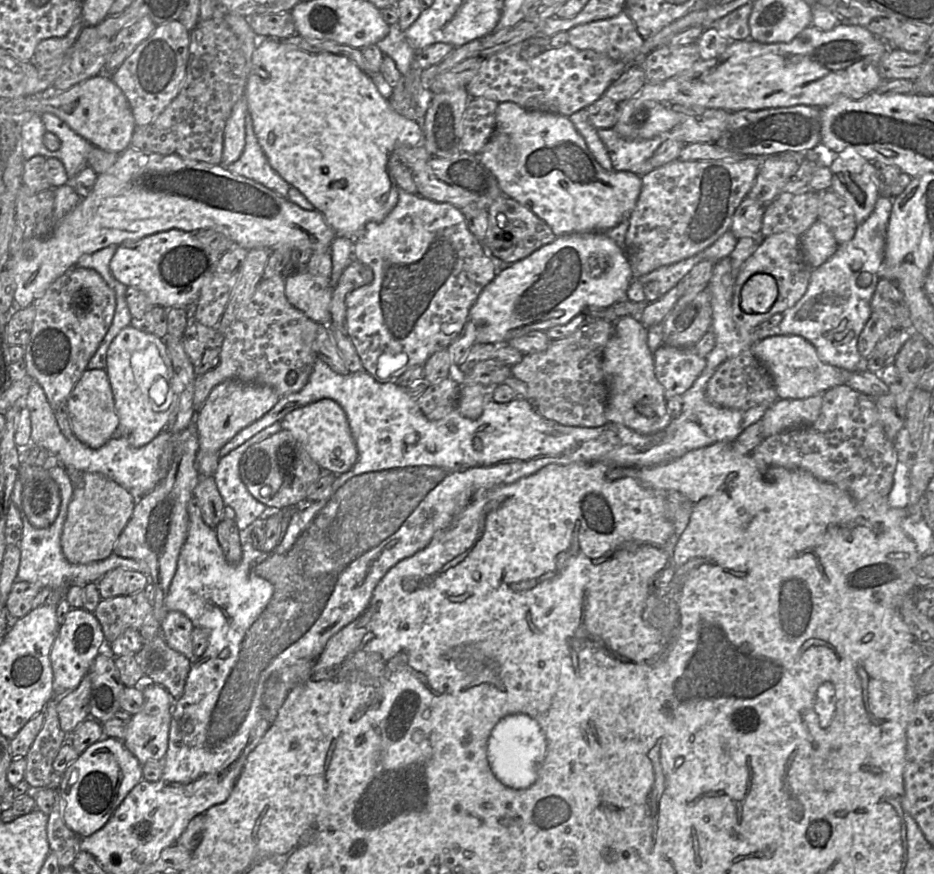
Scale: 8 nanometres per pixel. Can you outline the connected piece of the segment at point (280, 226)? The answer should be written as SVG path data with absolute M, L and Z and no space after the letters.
M128 147L124 152L119 154L115 164L105 173L97 175L96 182L91 192L85 198L82 198L77 206L67 213L57 226L53 227L52 232L45 238L31 238L23 240L19 249L14 255L9 258L7 262L7 270L12 275L15 282L14 299L20 309L26 308L34 303L34 301L46 290L48 287L67 270L74 267L77 261L86 254L94 253L110 245L119 245L126 241L138 240L145 236L155 234L157 232L168 231L171 229L178 229L185 232L195 232L199 230L211 229L223 234L226 238L235 243L236 246L251 250L254 248L264 248L273 251L278 247L289 247L291 249L310 249L315 252L324 252L330 250L331 244L337 233L326 222L322 213L318 210L305 210L295 203L291 202L285 197L279 196L274 191L259 184L251 179L231 173L222 164L210 165L203 162L187 160L179 157L176 154L160 155L156 153L148 153L137 150L133 147Z

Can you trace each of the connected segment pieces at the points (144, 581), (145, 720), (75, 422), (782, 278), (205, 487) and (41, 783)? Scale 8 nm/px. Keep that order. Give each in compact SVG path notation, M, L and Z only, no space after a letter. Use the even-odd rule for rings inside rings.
M118 568L106 573L98 582L97 587L102 599L116 596L129 596L144 591L149 585L148 575L138 571Z
M144 680L140 685L144 696L144 705L140 712L132 715L126 735L122 742L138 759L141 765L149 761L160 761L165 758L168 743L170 722L172 719L173 699L162 687Z
M87 369L74 386L66 404L71 429L83 444L98 449L113 437L114 431L119 426L119 417L105 369Z
M782 232L765 237L741 267L734 282L732 303L733 321L740 332L748 333L758 329L764 321L792 308L807 291L812 269L804 258L800 240L801 238L799 236L790 232ZM758 273L766 273L775 278L778 285L778 298L768 312L762 314L748 314L745 313L741 307L741 290L746 281Z
M201 476L194 488L193 496L198 500L203 521L216 529L224 519L224 501L213 476Z
M53 696L44 710L44 724L31 745L26 759L24 780L31 789L48 786L48 779L53 772L52 764L60 748L68 742L68 734L60 727L56 706L60 696Z

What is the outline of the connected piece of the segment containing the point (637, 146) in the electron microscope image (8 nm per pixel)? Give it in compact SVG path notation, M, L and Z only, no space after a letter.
M614 128L597 129L597 132L615 171L628 171L642 177L654 169L650 158L664 137L630 140L621 137Z

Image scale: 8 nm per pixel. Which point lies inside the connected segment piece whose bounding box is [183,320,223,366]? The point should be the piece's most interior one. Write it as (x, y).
(197, 338)

